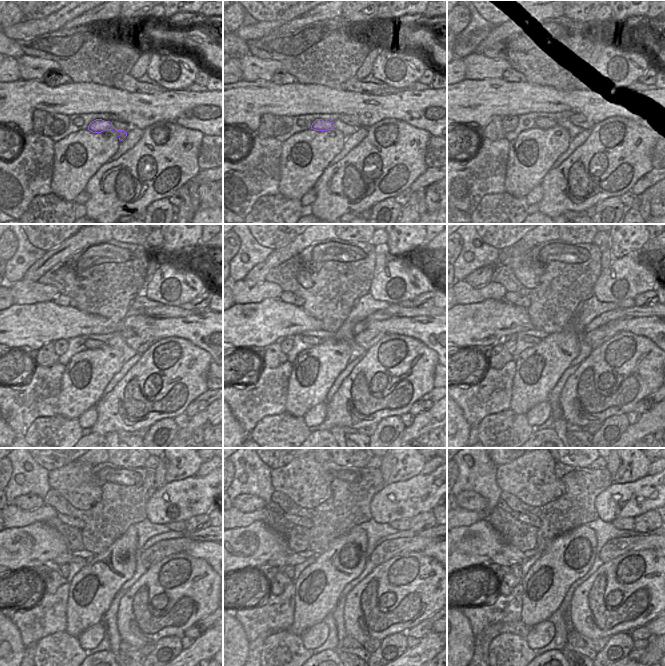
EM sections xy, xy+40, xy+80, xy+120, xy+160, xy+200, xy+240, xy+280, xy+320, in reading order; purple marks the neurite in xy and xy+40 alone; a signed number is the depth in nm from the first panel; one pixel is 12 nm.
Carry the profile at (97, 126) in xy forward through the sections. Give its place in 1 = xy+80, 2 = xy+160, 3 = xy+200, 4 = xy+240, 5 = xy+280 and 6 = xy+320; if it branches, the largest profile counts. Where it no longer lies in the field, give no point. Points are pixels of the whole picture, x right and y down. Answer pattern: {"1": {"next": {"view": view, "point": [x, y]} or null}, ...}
{"1": {"next": {"view": "xy+80", "point": [542, 123]}}, "2": {"next": {"view": "xy+160", "point": [313, 341]}}, "3": {"next": {"view": "xy+200", "point": [527, 338]}}, "4": {"next": {"view": "xy+240", "point": [68, 557]}}, "5": {"next": {"view": "xy+280", "point": [281, 560]}}, "6": {"next": {"view": "xy+320", "point": [508, 555]}}}

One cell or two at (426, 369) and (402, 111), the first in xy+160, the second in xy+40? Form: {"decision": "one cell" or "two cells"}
{"decision": "two cells"}

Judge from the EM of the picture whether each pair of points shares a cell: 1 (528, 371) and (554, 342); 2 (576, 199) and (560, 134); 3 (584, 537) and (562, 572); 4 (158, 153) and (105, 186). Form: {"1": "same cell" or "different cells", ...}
{"1": "same cell", "2": "different cells", "3": "same cell", "4": "same cell"}

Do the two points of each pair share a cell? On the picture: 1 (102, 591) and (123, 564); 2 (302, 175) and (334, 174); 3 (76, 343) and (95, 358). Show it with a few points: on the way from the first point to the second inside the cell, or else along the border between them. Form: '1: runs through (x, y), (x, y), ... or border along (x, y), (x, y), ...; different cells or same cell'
1: runs through (104, 584), (104, 581), (116, 569); same cell
2: border along (328, 165), (312, 187); different cells
3: border along (87, 349), (75, 353), (66, 365); different cells

